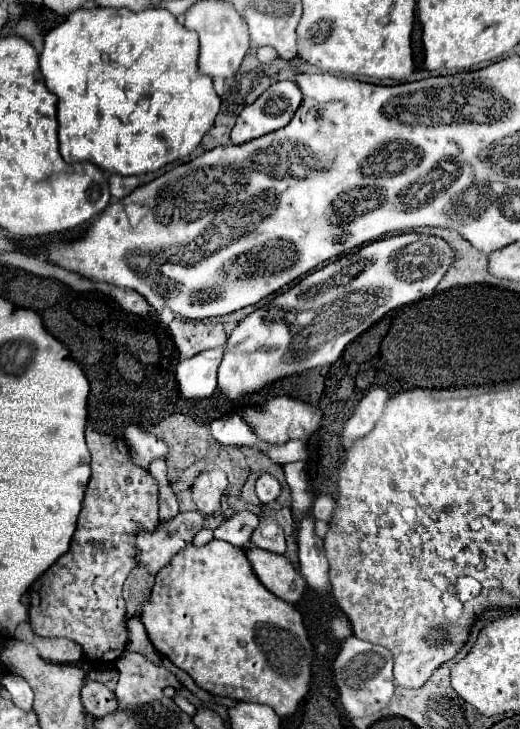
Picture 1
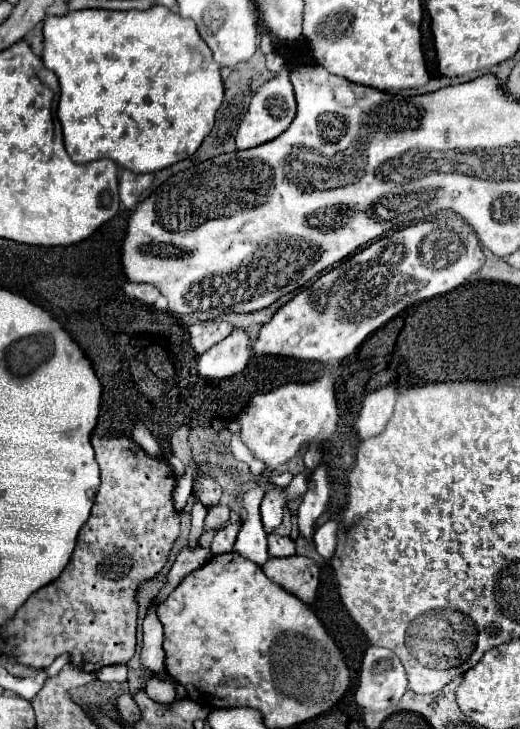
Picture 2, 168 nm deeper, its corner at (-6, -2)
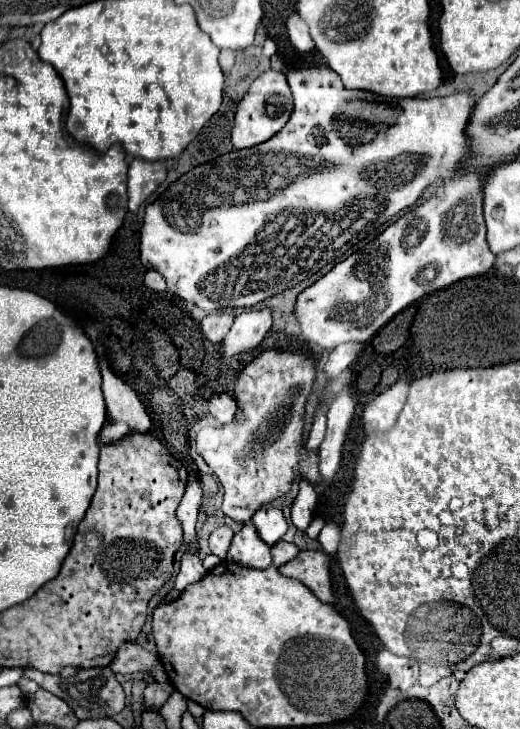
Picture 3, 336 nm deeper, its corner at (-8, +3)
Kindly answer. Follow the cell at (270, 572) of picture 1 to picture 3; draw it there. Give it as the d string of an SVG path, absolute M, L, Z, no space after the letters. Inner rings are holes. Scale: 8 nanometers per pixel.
M321 549L301 551L293 561L279 567L279 573L291 579L301 581L309 587L321 601L333 603L333 587L331 587L331 571L329 571L331 557Z

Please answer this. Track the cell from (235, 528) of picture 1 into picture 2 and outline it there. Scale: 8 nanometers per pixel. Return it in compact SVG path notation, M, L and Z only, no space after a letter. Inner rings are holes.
M233 522L233 524L227 524L225 528L217 530L217 534L213 538L213 544L211 544L211 552L213 554L231 552L233 546L235 546L235 540L237 540L239 530L241 530L241 522Z

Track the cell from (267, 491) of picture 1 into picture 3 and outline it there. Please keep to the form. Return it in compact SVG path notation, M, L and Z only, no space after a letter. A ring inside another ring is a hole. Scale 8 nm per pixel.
M271 505L261 507L255 515L253 515L253 525L257 535L269 545L273 547L275 543L281 541L281 537L287 531L287 521L283 517L283 513Z

